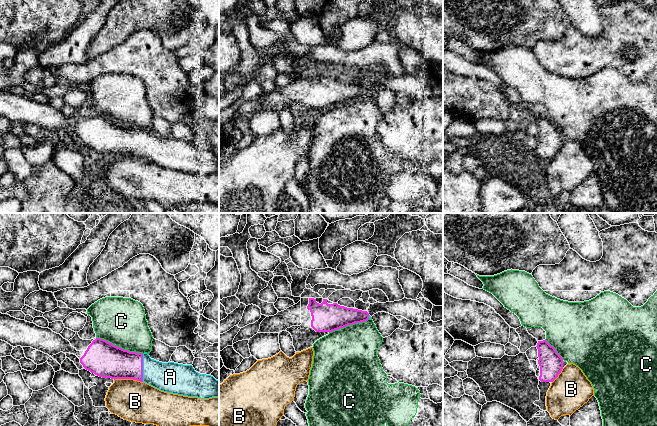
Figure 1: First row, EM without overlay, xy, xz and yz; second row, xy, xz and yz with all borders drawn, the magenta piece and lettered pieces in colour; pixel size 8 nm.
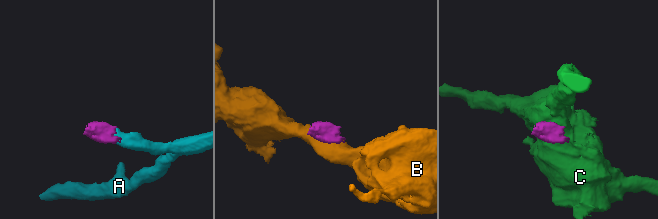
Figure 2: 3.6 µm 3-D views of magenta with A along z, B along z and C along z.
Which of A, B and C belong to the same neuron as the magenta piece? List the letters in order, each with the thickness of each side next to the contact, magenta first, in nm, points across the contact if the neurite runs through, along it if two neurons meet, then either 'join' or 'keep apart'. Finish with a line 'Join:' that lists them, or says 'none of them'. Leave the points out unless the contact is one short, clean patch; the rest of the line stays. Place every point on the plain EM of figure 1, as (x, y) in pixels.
A: 260/240 nm | across xy (113, 138), (142, 144), (170, 153) | join
B: 280/320 nm | along xy (114, 155), (136, 155), (142, 158) | keep apart
C: 280/380 nm | along xy (96, 113), (103, 114), (124, 125), (143, 129) | keep apart
Join: A

